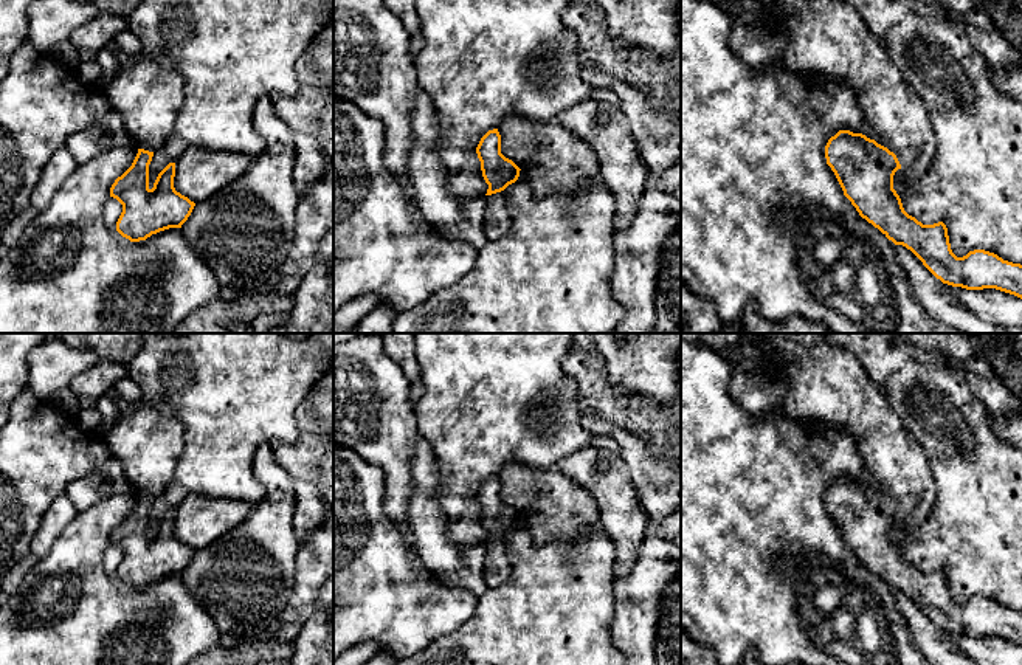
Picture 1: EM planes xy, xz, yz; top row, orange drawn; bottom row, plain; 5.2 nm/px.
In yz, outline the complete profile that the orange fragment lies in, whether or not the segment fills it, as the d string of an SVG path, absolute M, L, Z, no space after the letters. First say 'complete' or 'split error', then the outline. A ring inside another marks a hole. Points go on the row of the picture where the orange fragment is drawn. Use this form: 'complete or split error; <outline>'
split error; M729 0L721 6L737 20L740 16L760 14L786 31L782 50L783 65L800 76L820 82L847 85L861 110L862 132L839 130L825 146L827 164L834 172L844 195L859 215L878 228L895 245L910 250L923 265L943 284L966 290L996 288L1022 299L1022 265L1003 260L985 250L969 251L957 257L949 243L943 222L923 225L909 215L893 189L898 169L924 174L935 153L935 132L923 101L903 79L887 50L872 34L859 12L841 0L771 0L785 14L769 9L761 0Z

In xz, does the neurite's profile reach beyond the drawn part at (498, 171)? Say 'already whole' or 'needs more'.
needs more

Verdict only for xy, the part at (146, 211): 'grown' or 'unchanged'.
grown

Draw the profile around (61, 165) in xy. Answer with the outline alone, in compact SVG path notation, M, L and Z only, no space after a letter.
M65 146L56 150L40 172L40 178L29 198L29 205L37 211L45 209L78 166L79 164Z

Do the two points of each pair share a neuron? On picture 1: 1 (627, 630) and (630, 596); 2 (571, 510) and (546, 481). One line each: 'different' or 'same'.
1: same
2: same

